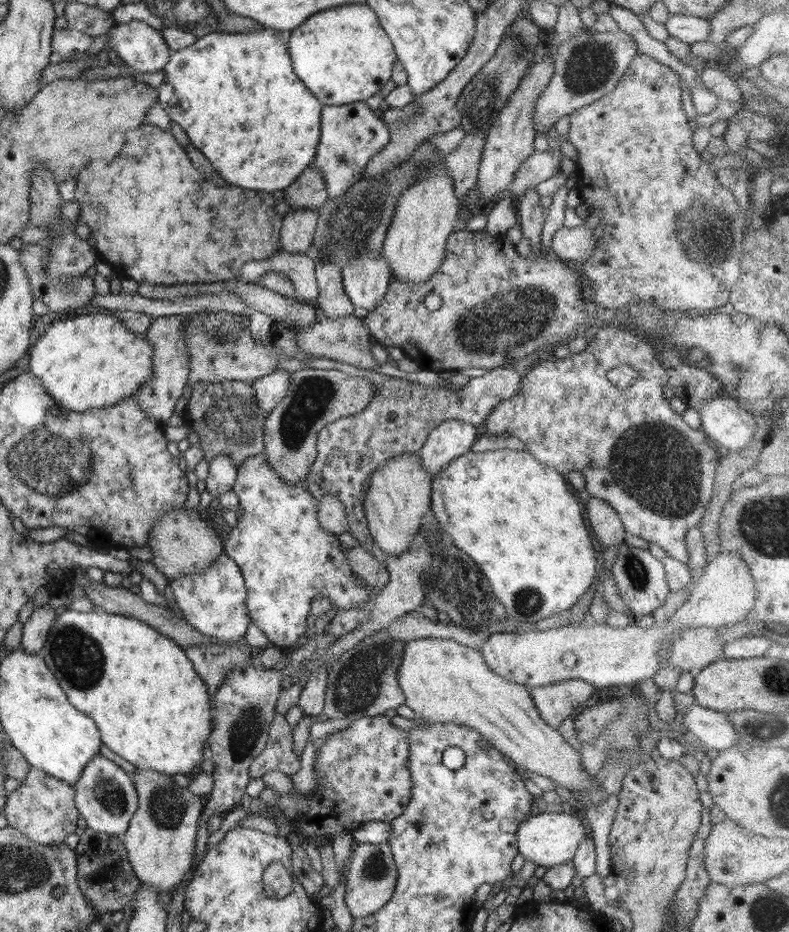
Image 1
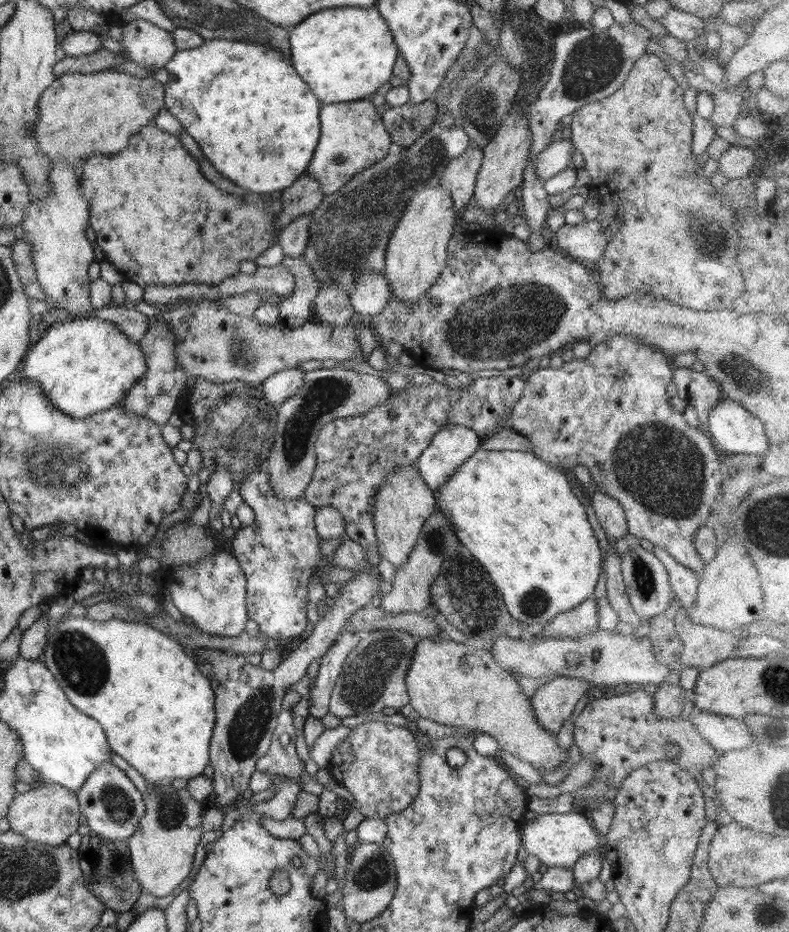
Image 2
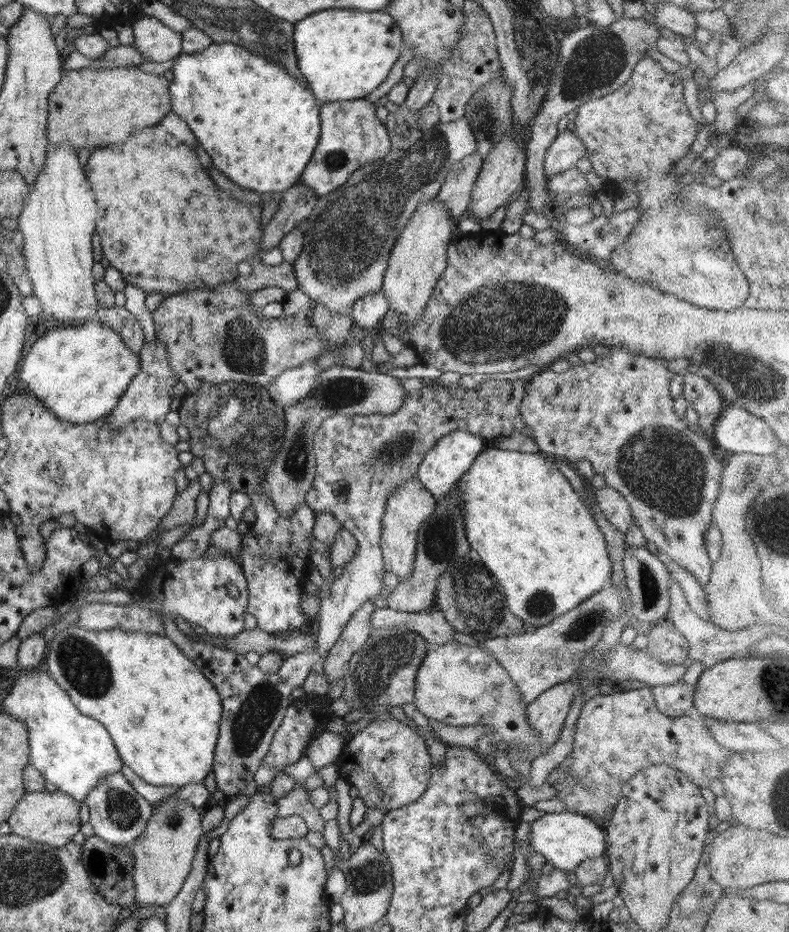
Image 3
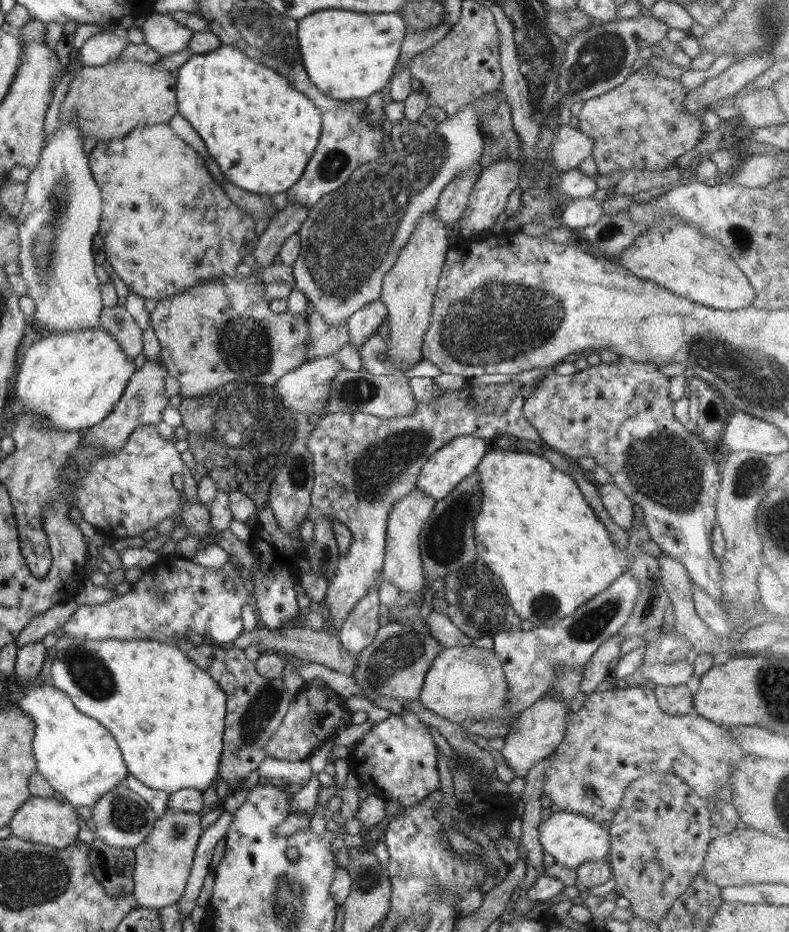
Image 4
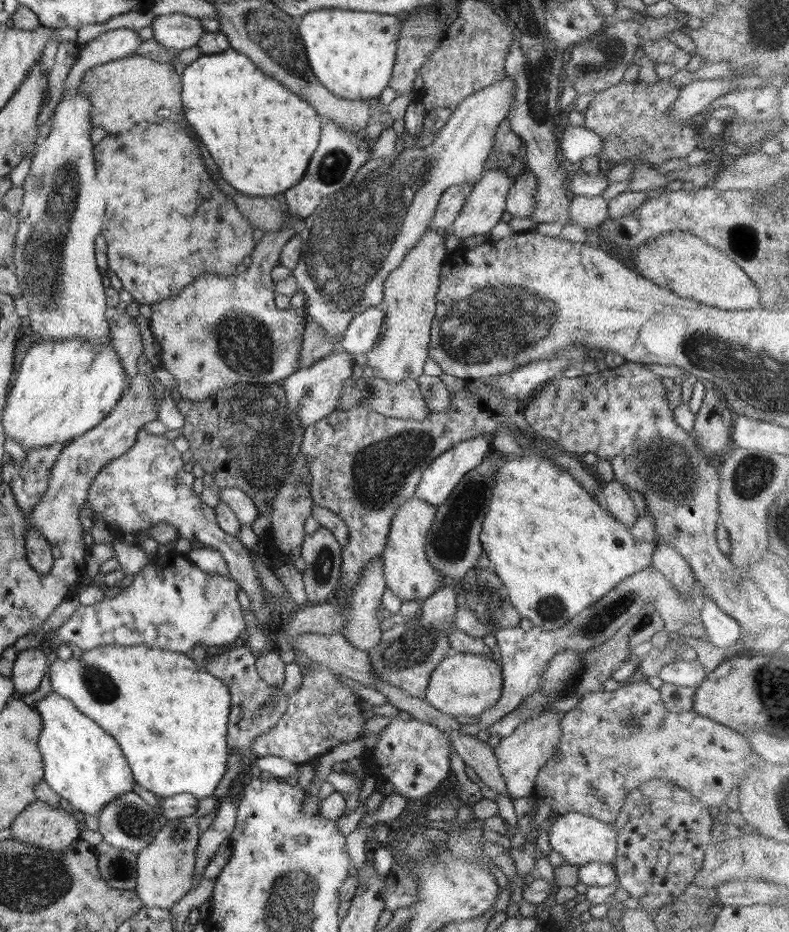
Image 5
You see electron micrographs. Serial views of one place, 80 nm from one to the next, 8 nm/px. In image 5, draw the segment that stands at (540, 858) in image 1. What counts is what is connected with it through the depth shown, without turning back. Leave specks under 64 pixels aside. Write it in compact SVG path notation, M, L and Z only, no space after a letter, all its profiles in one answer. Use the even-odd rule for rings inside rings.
M582 813L556 815L547 838L547 849L559 852L567 864L583 865L589 862L615 863L617 834L613 823L602 822Z

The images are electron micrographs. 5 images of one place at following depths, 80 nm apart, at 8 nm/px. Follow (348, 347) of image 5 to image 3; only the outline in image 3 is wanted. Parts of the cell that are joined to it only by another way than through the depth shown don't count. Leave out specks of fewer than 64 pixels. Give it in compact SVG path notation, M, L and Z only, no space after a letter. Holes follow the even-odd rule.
M382 288L380 290L365 294L356 299L350 308L353 323L369 331L378 331L381 318L390 310L388 299Z

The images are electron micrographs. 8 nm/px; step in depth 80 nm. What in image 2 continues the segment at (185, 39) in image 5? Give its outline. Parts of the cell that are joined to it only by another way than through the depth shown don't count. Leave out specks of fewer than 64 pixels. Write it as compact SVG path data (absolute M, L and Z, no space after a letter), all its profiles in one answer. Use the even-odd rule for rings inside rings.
M134 20L122 30L122 50L140 67L161 69L178 52L172 32L146 20Z

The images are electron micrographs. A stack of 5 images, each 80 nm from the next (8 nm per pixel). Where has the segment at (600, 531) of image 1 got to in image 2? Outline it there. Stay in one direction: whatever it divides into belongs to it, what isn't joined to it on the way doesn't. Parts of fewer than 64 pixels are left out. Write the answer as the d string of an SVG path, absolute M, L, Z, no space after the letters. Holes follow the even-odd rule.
M596 492L592 496L592 507L608 541L616 539L617 542L627 534L628 521L626 521L624 509L618 503L618 499L612 499L610 495Z

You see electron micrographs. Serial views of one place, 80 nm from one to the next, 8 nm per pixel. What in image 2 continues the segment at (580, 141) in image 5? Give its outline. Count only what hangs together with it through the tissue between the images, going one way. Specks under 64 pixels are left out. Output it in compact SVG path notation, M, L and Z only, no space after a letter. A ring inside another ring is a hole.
M566 134L560 142L551 142L540 154L535 163L538 178L549 179L556 173L568 169L572 165L572 152L576 149L569 134Z

